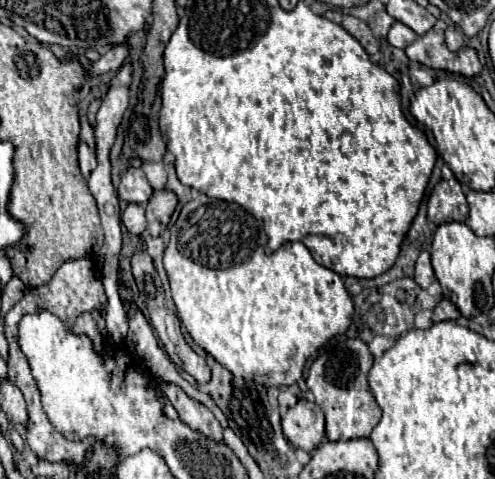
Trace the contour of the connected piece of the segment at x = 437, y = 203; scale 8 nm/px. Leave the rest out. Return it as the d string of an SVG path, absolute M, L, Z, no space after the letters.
M454 177L442 179L430 193L428 221L440 225L444 221L464 221L466 217L468 217L468 203L460 183Z

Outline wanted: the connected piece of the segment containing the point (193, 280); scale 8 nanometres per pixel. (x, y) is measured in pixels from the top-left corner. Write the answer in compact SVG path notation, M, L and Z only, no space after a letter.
M198 195L182 207L178 221L170 229L164 269L178 317L198 347L236 377L252 379L266 387L292 385L302 377L304 365L312 353L328 339L346 333L354 315L354 305L342 277L316 263L302 243L284 243L272 255L264 253L264 245L264 229L244 207Z

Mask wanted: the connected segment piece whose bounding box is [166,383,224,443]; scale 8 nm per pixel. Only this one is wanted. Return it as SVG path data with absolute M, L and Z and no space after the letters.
M168 383L166 385L166 399L174 405L174 409L178 411L178 419L192 427L192 431L198 431L202 433L206 439L212 439L214 443L222 443L224 437L222 437L222 427L220 423L216 421L214 413L202 405L200 401L196 399L190 399L178 385L174 383Z

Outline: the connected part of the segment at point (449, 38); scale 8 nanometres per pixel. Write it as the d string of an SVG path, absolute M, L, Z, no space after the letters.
M454 25L446 27L446 45L448 45L450 51L458 51L464 45L464 41L460 37L460 31Z

